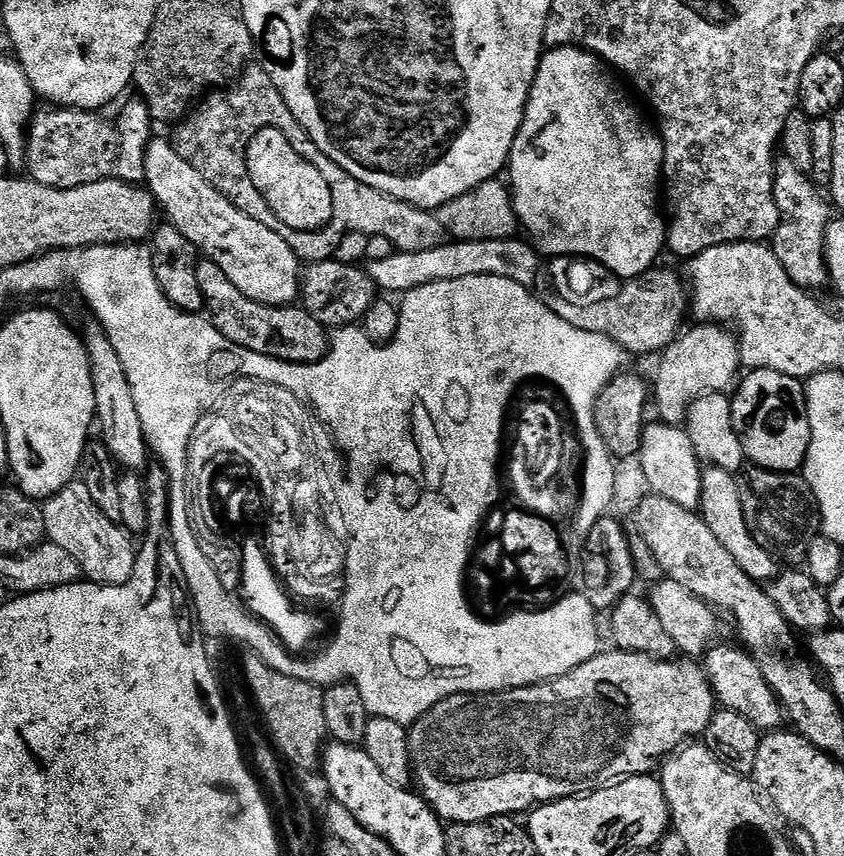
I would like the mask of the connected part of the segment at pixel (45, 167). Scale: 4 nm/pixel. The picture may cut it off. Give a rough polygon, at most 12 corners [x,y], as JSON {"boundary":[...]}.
{"boundary":[[93,110],[37,111],[26,172],[70,190],[115,173],[116,125]]}

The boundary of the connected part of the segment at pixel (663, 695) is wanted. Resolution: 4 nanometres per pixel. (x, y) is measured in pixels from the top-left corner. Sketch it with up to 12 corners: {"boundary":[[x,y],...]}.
{"boundary":[[601,650],[409,731],[443,823],[647,776],[708,731],[703,667]]}

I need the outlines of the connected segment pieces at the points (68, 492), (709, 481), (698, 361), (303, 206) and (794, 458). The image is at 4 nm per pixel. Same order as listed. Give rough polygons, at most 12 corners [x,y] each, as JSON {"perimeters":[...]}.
{"perimeters":[[[83,482],[42,504],[47,539],[93,584],[124,584],[137,545]],[[705,467],[699,509],[714,538],[757,582],[781,565],[756,541],[741,481]],[[689,327],[659,357],[654,408],[683,425],[696,401],[727,393],[740,341]],[[286,134],[248,143],[248,177],[291,230],[332,220],[326,179]],[[753,368],[732,424],[757,468],[799,473],[812,445],[805,385]]]}

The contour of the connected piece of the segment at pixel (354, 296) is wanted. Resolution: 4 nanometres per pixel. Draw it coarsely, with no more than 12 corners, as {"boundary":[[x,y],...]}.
{"boundary":[[363,267],[303,269],[299,299],[329,330],[356,326],[378,299]]}

